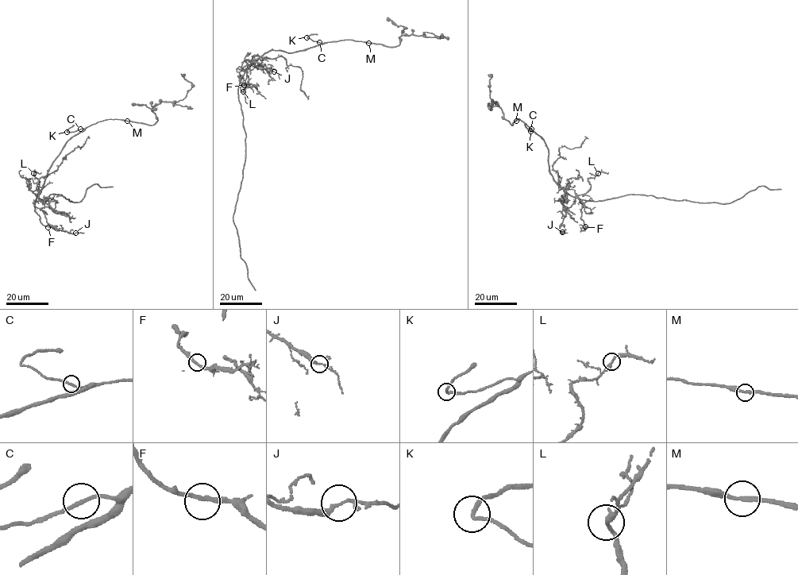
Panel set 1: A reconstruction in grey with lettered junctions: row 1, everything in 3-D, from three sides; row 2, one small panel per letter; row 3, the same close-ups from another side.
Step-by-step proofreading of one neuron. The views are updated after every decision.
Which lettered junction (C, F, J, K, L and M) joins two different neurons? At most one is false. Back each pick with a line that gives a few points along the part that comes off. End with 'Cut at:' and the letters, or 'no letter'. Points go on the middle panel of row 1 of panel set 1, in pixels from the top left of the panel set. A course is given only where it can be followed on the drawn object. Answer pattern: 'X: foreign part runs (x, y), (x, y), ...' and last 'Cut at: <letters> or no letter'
Cut at: no letter

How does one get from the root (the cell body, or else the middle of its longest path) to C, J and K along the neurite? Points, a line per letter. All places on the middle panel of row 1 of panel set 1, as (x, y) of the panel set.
C: (256, 59), (270, 50), (299, 52), (323, 44), (319, 42)
J: (256, 59), (245, 71), (241, 69), (252, 62), (260, 62), (274, 71)
K: (256, 59), (270, 50), (292, 52), (323, 44), (307, 37)

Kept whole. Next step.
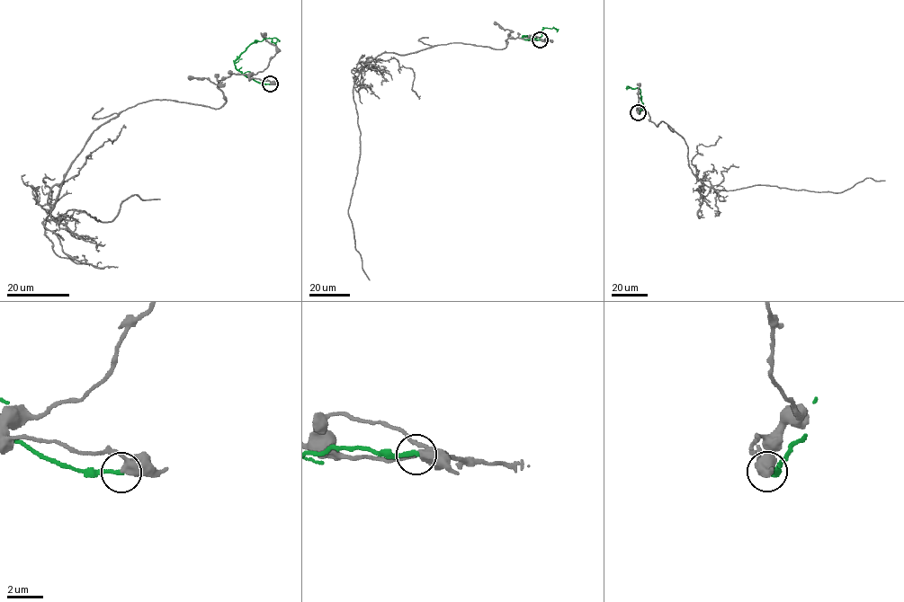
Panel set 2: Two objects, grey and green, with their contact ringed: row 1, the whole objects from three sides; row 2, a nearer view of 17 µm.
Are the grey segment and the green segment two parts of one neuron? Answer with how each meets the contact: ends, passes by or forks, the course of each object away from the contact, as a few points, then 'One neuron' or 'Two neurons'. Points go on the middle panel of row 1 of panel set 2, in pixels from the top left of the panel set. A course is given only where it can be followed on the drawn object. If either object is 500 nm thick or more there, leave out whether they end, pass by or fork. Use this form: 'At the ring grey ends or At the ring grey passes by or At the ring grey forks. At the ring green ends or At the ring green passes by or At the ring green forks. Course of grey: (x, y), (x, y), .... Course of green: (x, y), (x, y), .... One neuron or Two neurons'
At the ring grey passes by. At the ring green ends. Course of grey: (540, 39), (383, 52), (360, 73), (348, 214), (370, 280). Course of green: (540, 39), (522, 37), (541, 37), (544, 28), (555, 28), (557, 31). Two neurons

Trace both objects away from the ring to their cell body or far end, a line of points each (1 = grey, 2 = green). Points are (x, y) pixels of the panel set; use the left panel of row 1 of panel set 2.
1: (270, 84), (233, 74), (219, 108), (120, 111), (46, 220), (77, 209), (110, 222), (134, 194), (160, 199)
2: (270, 84), (259, 84), (245, 75), (236, 68), (234, 60), (256, 40), (273, 38), (279, 41)

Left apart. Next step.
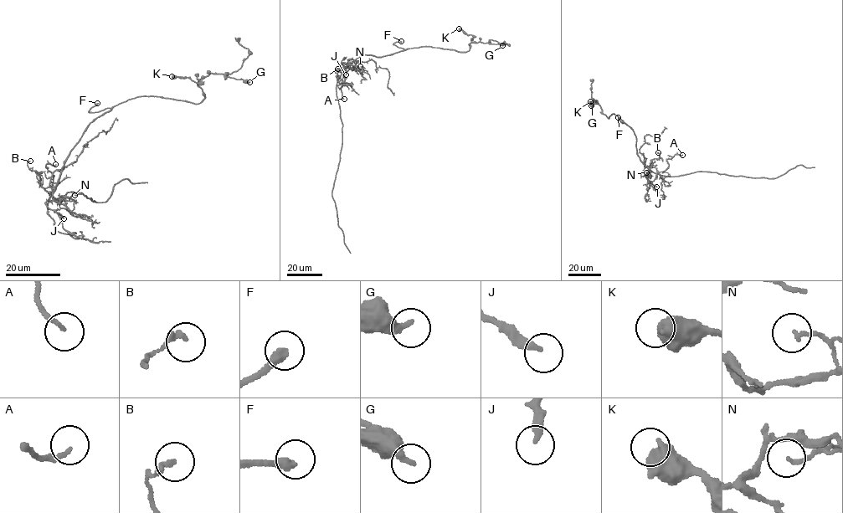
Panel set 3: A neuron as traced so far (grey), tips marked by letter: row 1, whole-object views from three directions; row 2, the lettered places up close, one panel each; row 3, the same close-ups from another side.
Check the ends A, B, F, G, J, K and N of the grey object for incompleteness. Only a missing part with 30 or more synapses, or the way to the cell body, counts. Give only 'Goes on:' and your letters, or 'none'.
Goes on: F

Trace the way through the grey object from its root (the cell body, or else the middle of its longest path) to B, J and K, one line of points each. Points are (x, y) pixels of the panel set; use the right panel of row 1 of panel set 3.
B: (646, 166), (649, 168), (653, 159), (661, 158), (658, 152)
J: (646, 166), (656, 174), (651, 182), (656, 187)
K: (646, 166), (637, 155), (633, 130), (614, 114), (608, 118), (599, 105), (592, 106), (593, 104), (590, 101)

